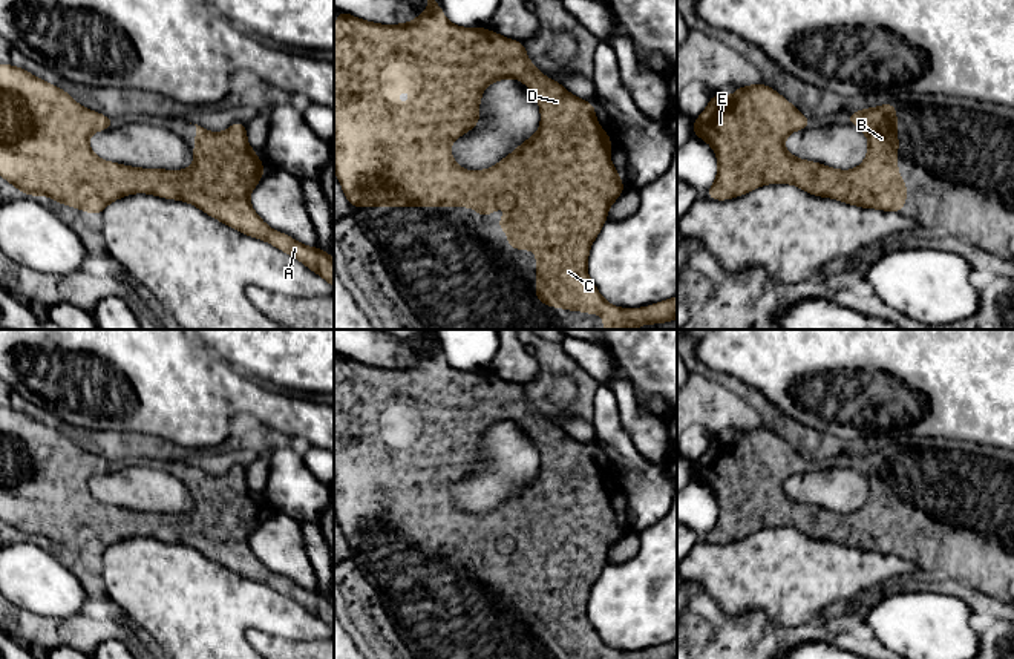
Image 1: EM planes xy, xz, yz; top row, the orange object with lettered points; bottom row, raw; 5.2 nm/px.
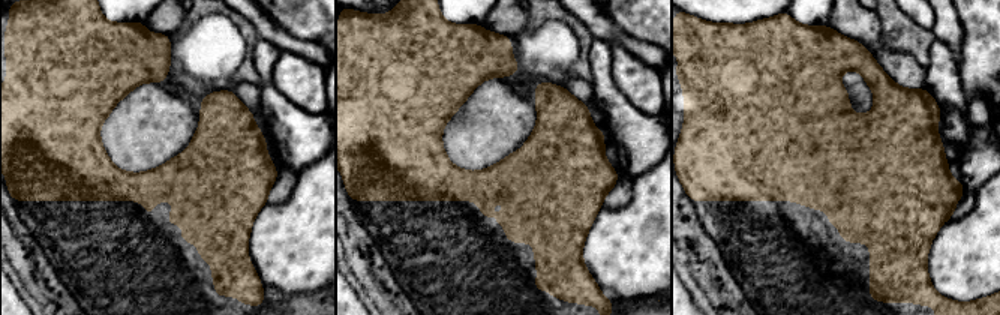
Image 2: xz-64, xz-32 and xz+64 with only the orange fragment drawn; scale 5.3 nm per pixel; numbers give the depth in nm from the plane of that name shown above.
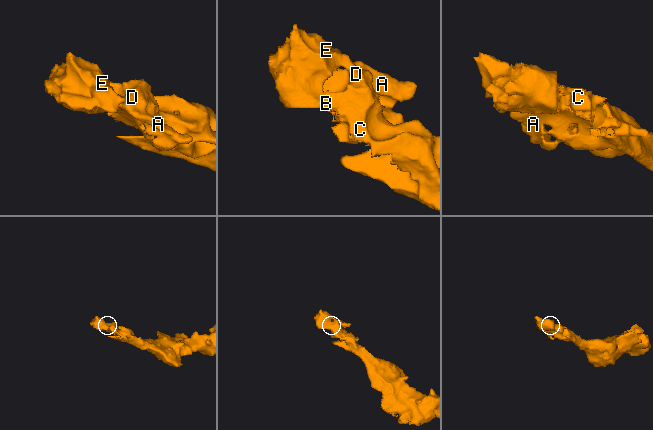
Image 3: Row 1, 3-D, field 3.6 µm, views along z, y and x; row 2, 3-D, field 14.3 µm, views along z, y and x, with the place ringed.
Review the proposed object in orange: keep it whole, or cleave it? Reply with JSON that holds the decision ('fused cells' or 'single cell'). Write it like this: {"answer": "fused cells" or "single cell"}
{"answer": "single cell"}

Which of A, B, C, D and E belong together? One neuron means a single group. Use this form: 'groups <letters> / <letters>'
groups A B C D E

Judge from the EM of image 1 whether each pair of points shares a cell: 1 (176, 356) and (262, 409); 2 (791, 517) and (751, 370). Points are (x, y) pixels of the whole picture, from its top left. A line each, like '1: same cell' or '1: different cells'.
1: same cell
2: different cells

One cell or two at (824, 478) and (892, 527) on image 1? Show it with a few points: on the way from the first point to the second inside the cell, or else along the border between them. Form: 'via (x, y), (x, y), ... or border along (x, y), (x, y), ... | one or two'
border along (866, 477), (867, 498), (855, 511), (826, 509) | two

